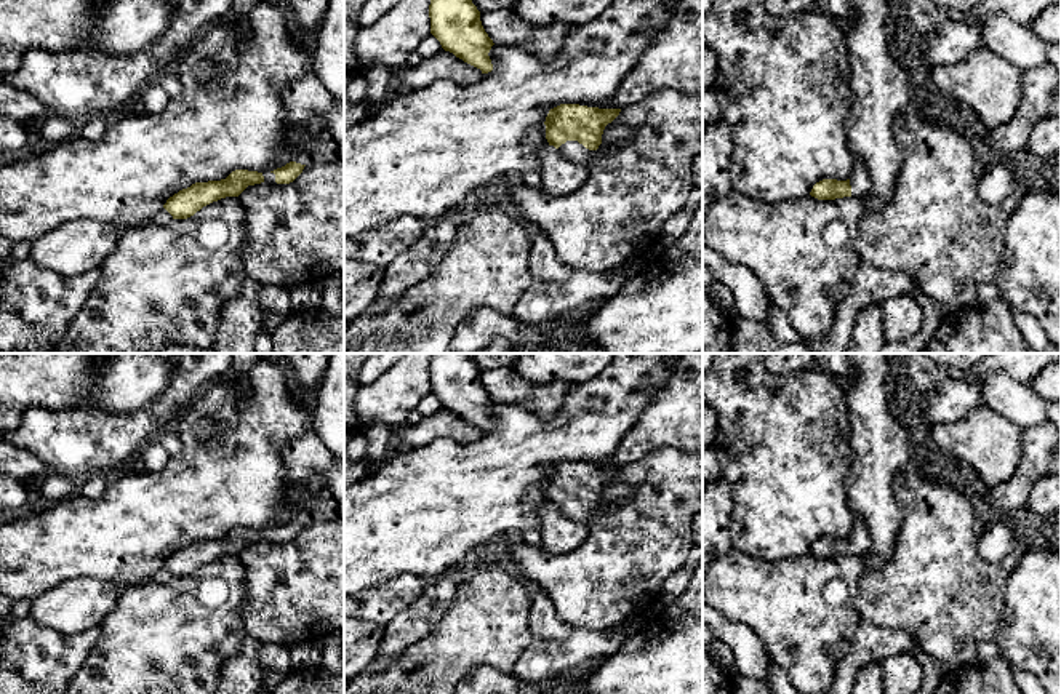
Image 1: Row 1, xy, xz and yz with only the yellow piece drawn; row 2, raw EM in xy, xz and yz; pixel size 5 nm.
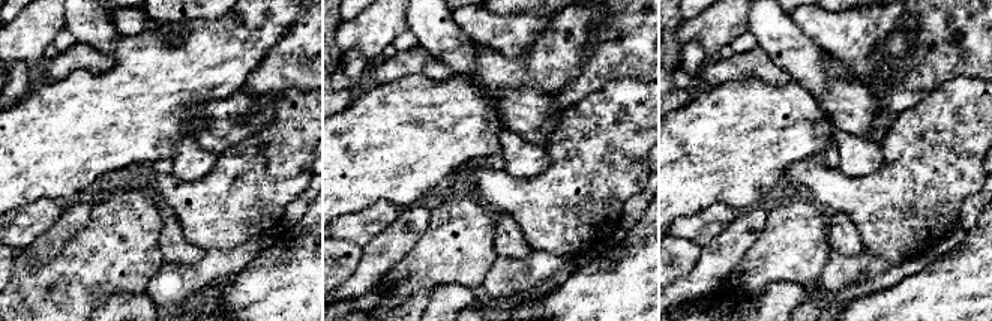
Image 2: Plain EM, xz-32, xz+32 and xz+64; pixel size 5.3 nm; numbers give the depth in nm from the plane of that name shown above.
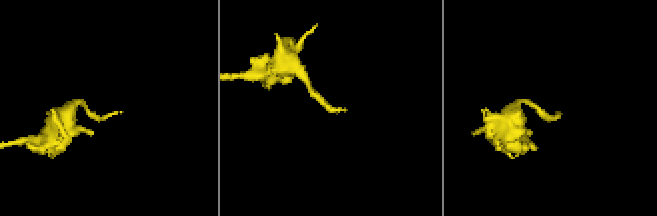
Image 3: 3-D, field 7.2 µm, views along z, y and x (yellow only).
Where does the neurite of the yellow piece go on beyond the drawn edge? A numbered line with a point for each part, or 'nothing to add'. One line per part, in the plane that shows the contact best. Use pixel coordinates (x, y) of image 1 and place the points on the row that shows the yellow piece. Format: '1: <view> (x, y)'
1: xz (572, 149)

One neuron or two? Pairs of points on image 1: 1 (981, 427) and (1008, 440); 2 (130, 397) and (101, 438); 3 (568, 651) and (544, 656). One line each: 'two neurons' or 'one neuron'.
1: one neuron
2: two neurons
3: one neuron

